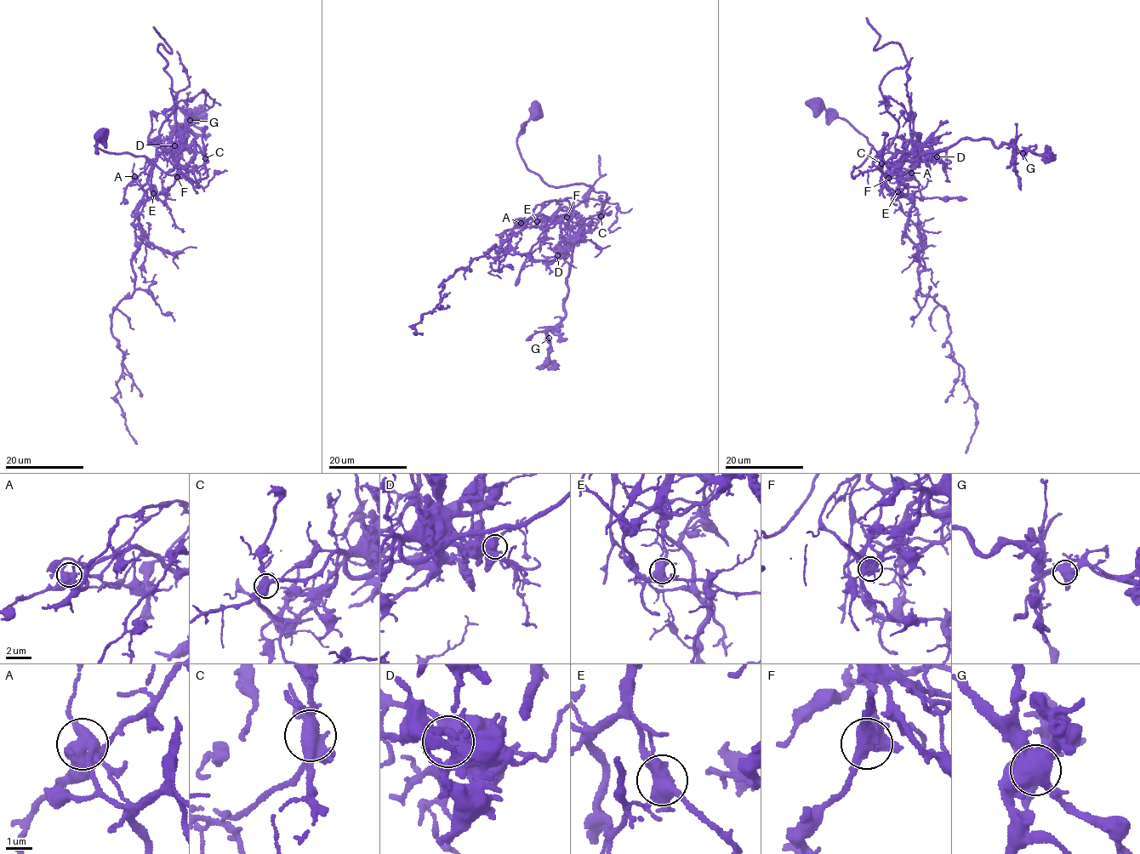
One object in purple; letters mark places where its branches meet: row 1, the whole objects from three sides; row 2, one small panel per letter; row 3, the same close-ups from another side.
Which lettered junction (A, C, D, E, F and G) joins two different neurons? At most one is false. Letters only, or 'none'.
C

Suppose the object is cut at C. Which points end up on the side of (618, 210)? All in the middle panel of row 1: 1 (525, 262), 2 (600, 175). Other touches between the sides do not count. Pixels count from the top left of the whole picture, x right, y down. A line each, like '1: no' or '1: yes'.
1: yes
2: yes

